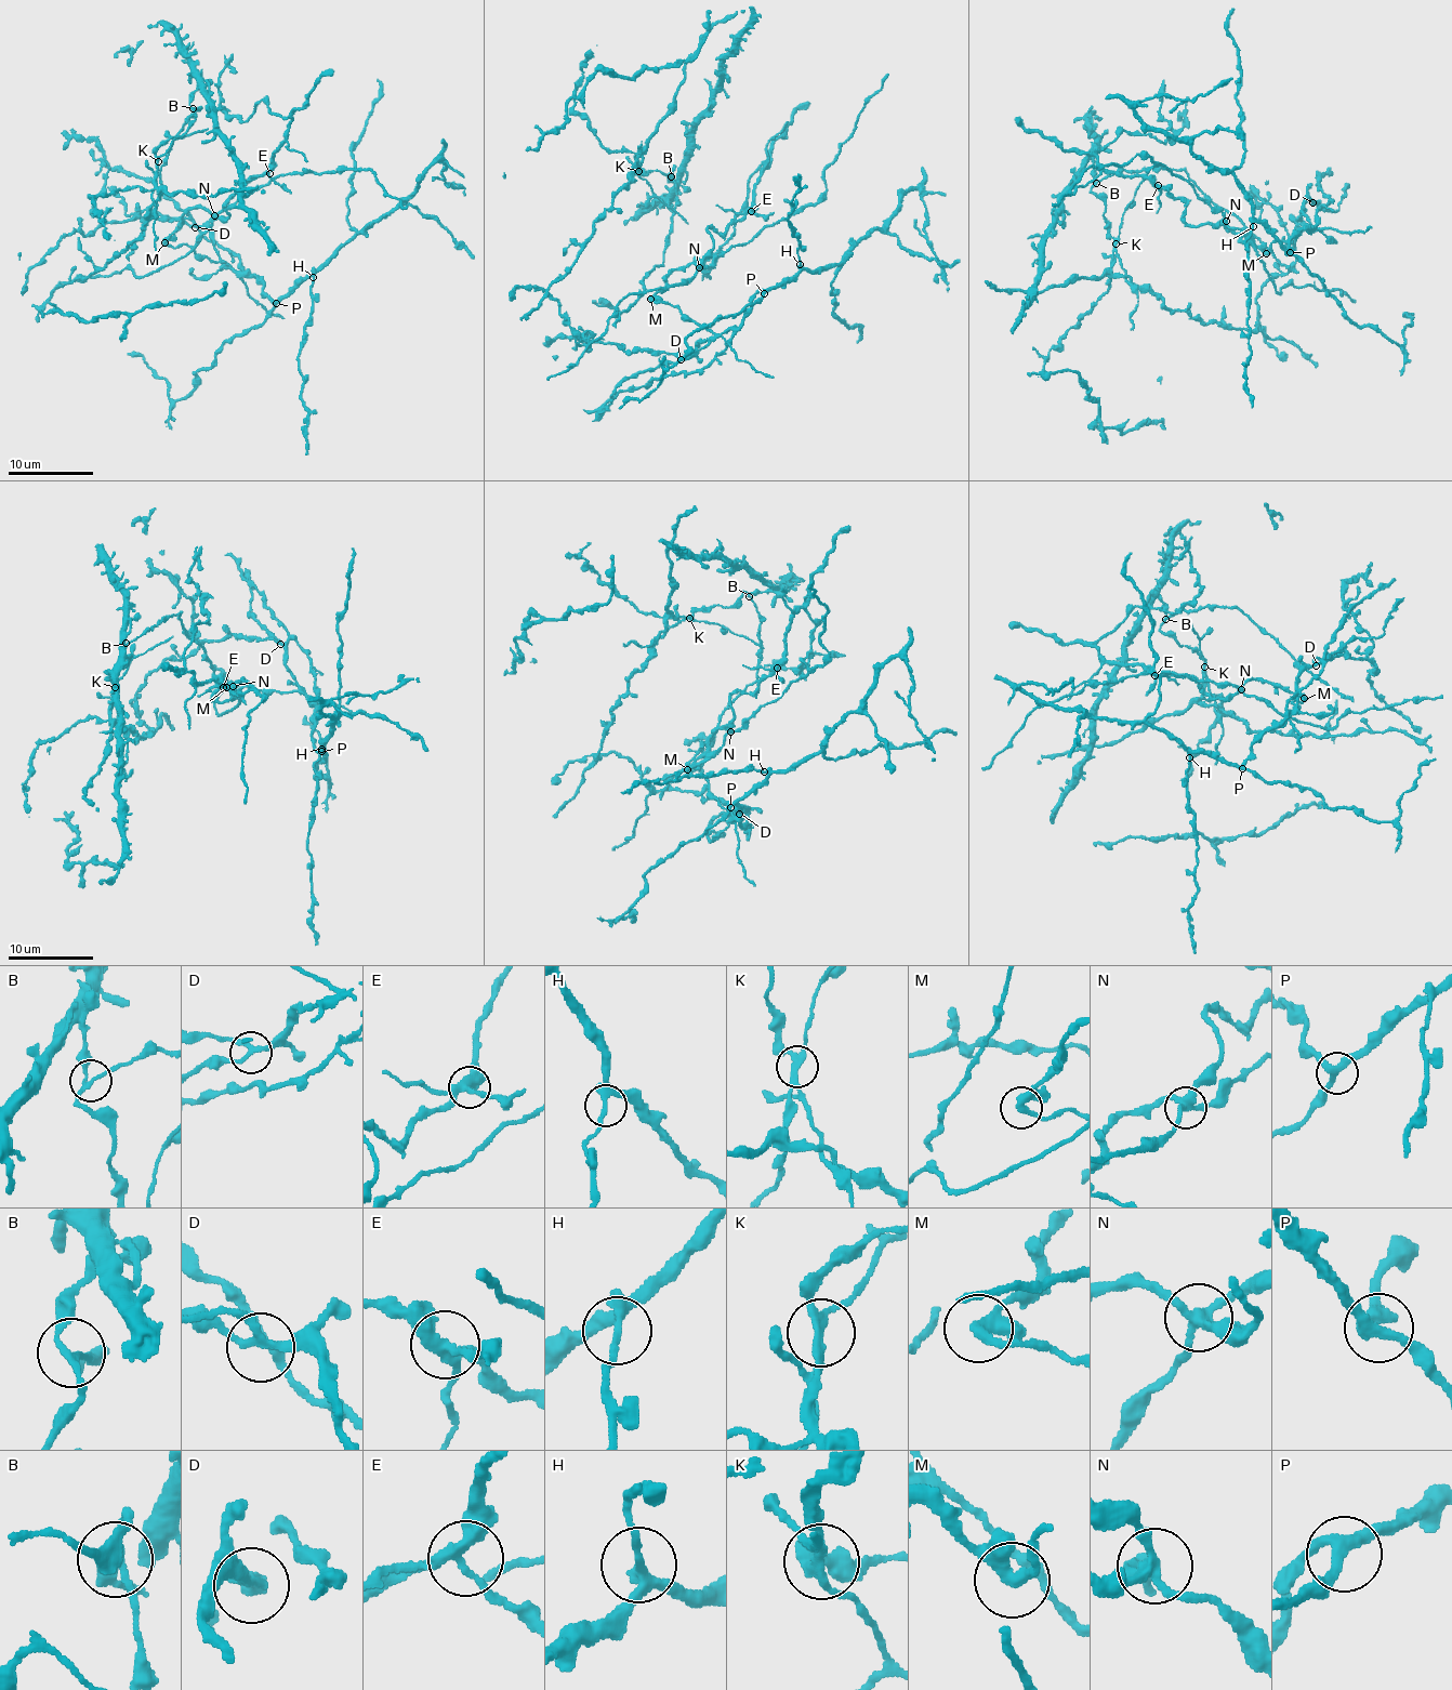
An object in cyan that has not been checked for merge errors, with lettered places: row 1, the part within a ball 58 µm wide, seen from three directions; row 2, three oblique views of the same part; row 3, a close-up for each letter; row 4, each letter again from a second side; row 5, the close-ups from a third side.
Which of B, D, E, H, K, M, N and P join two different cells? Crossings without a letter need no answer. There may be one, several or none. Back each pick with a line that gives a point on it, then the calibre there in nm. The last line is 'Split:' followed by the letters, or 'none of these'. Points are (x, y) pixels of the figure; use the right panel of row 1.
K: at (1116, 243); 220 nm thick
M: at (1266, 253); 280 nm thick
N: at (1226, 221); 280 nm thick
Split: K, M, N

